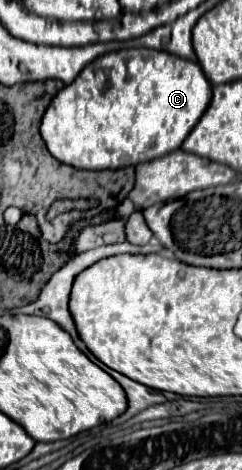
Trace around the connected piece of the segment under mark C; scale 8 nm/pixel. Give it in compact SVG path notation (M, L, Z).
M151 48L109 52L65 86L41 120L49 152L73 168L119 170L179 150L211 102L211 82L197 62Z

